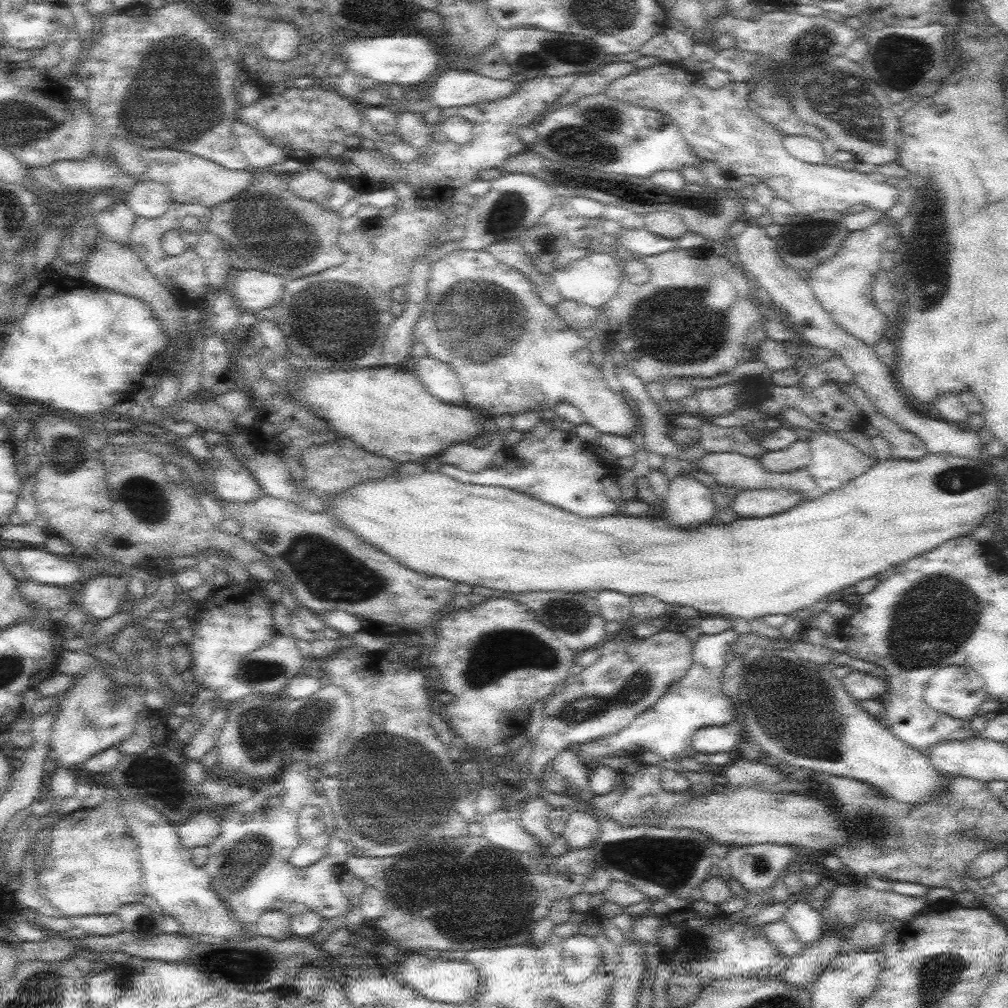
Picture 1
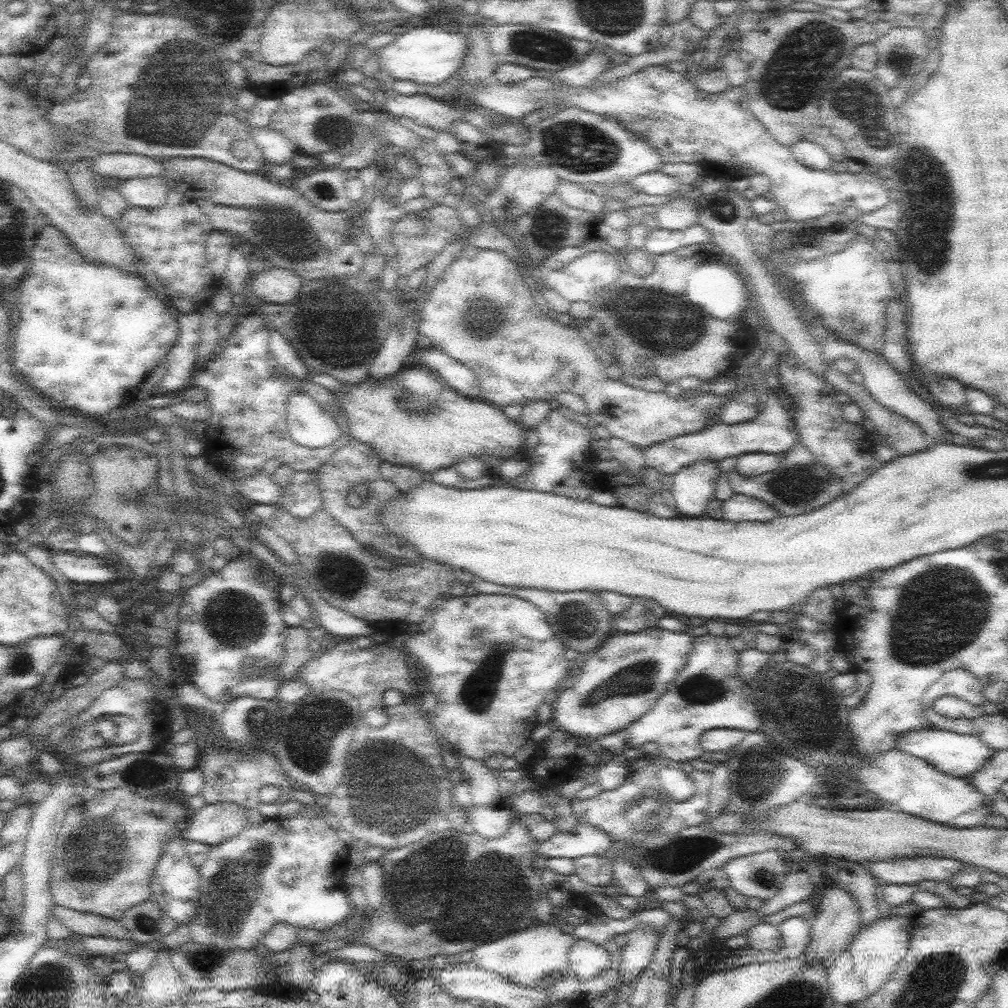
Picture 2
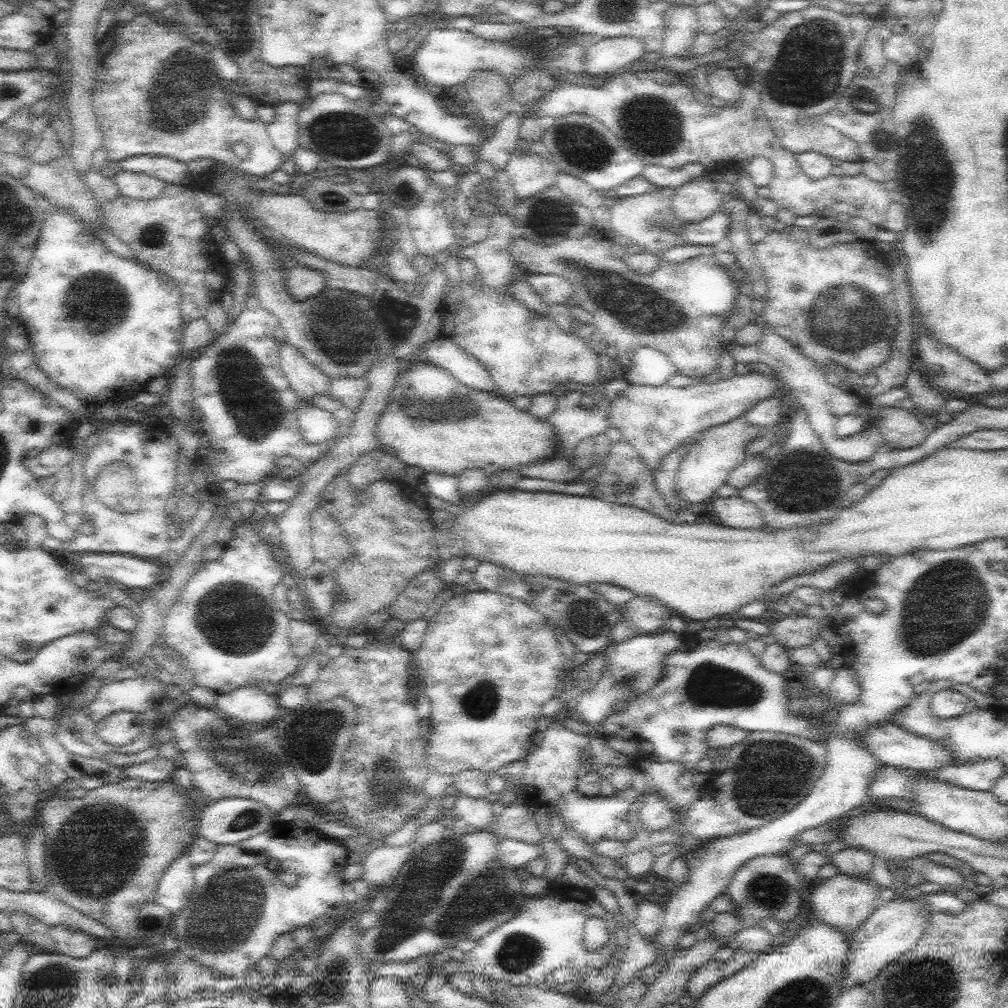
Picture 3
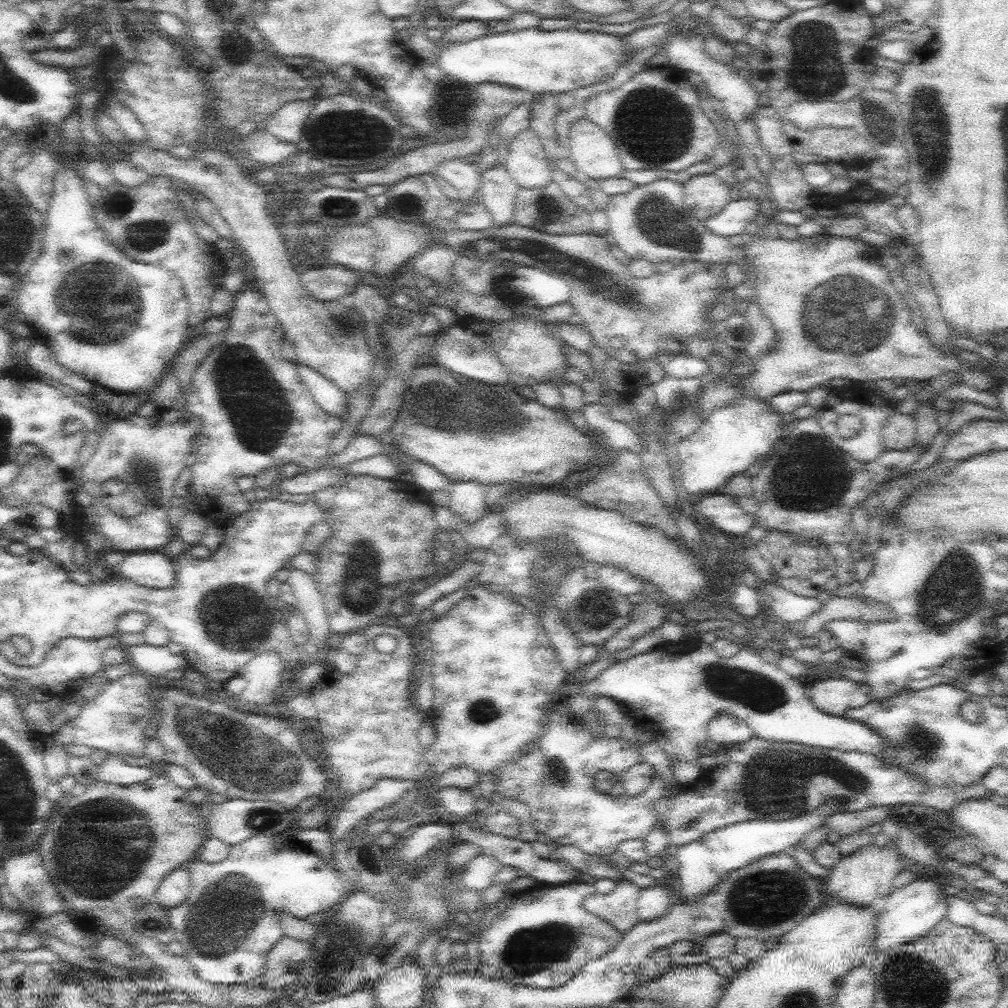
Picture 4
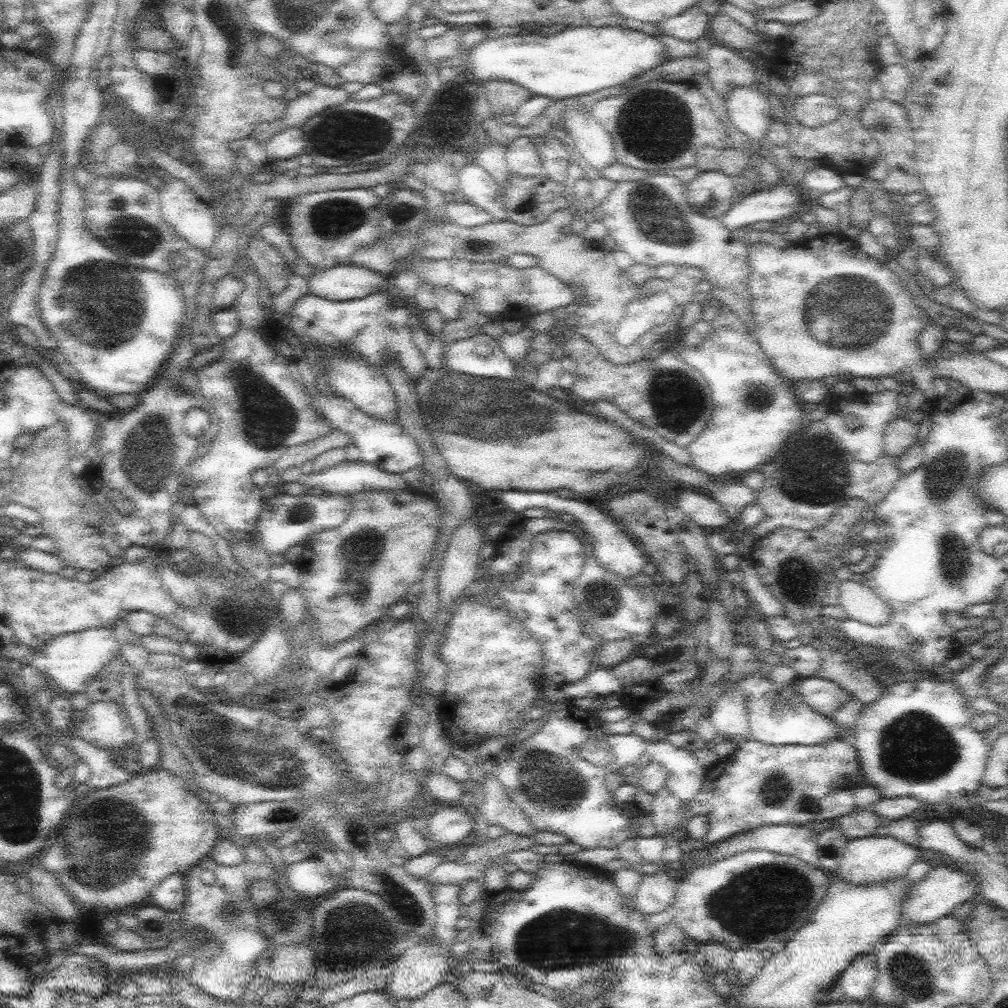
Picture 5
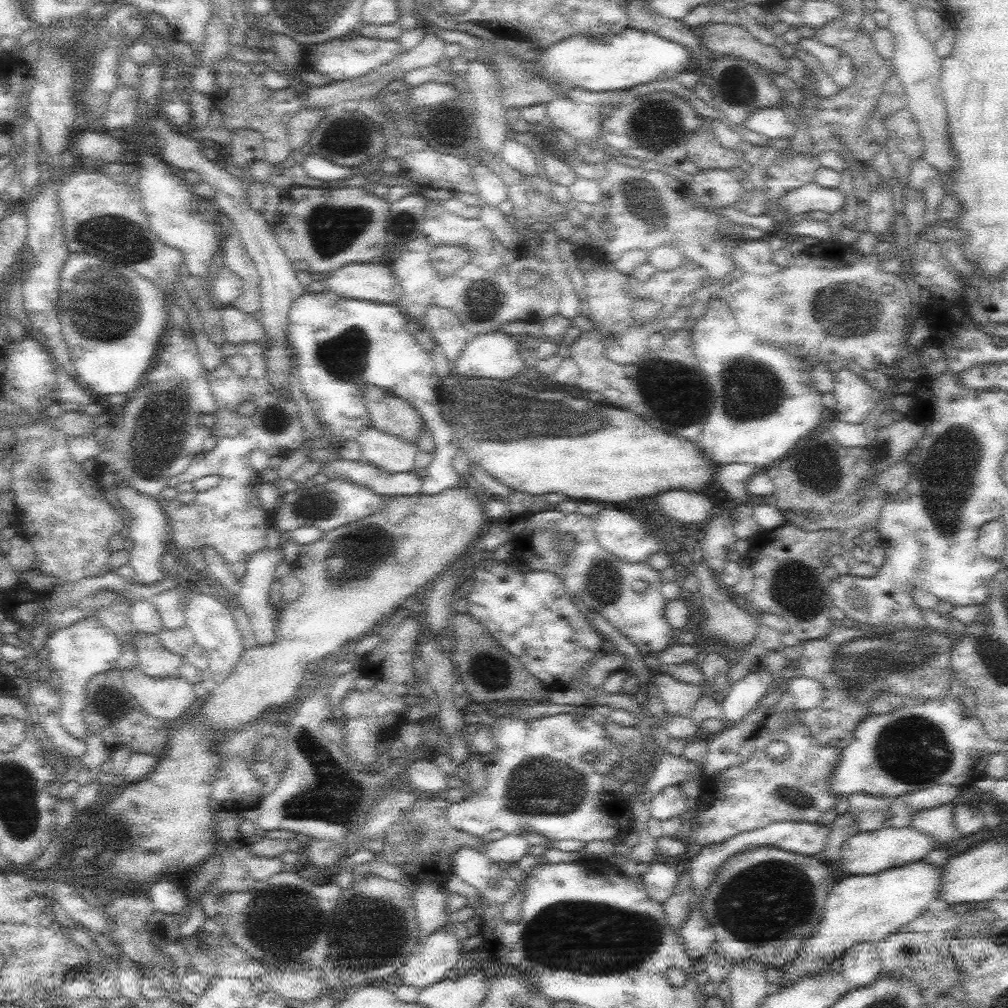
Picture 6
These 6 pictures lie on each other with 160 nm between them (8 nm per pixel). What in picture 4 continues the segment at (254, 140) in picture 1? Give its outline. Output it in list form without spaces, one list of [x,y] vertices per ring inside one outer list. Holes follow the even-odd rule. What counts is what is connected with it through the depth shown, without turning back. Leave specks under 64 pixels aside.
[[[318,96],[312,99],[288,102],[276,111],[264,125],[264,129],[274,137],[290,144],[298,144],[303,134],[304,124],[319,102]]]

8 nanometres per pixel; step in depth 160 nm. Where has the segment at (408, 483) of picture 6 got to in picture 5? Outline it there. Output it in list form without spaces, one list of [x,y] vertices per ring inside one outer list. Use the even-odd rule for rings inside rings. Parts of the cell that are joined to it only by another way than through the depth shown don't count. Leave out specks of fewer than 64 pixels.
[[[362,459],[354,462],[343,460],[322,472],[304,475],[300,482],[305,490],[322,491],[333,495],[409,488],[403,474],[388,472]]]

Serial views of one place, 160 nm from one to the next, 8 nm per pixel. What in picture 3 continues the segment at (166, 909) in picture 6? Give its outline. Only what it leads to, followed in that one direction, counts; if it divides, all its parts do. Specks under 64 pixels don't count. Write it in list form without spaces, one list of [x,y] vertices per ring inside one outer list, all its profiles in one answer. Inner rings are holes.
[[[188,850],[176,858],[160,879],[155,901],[175,915],[187,905],[195,887],[195,871]]]

